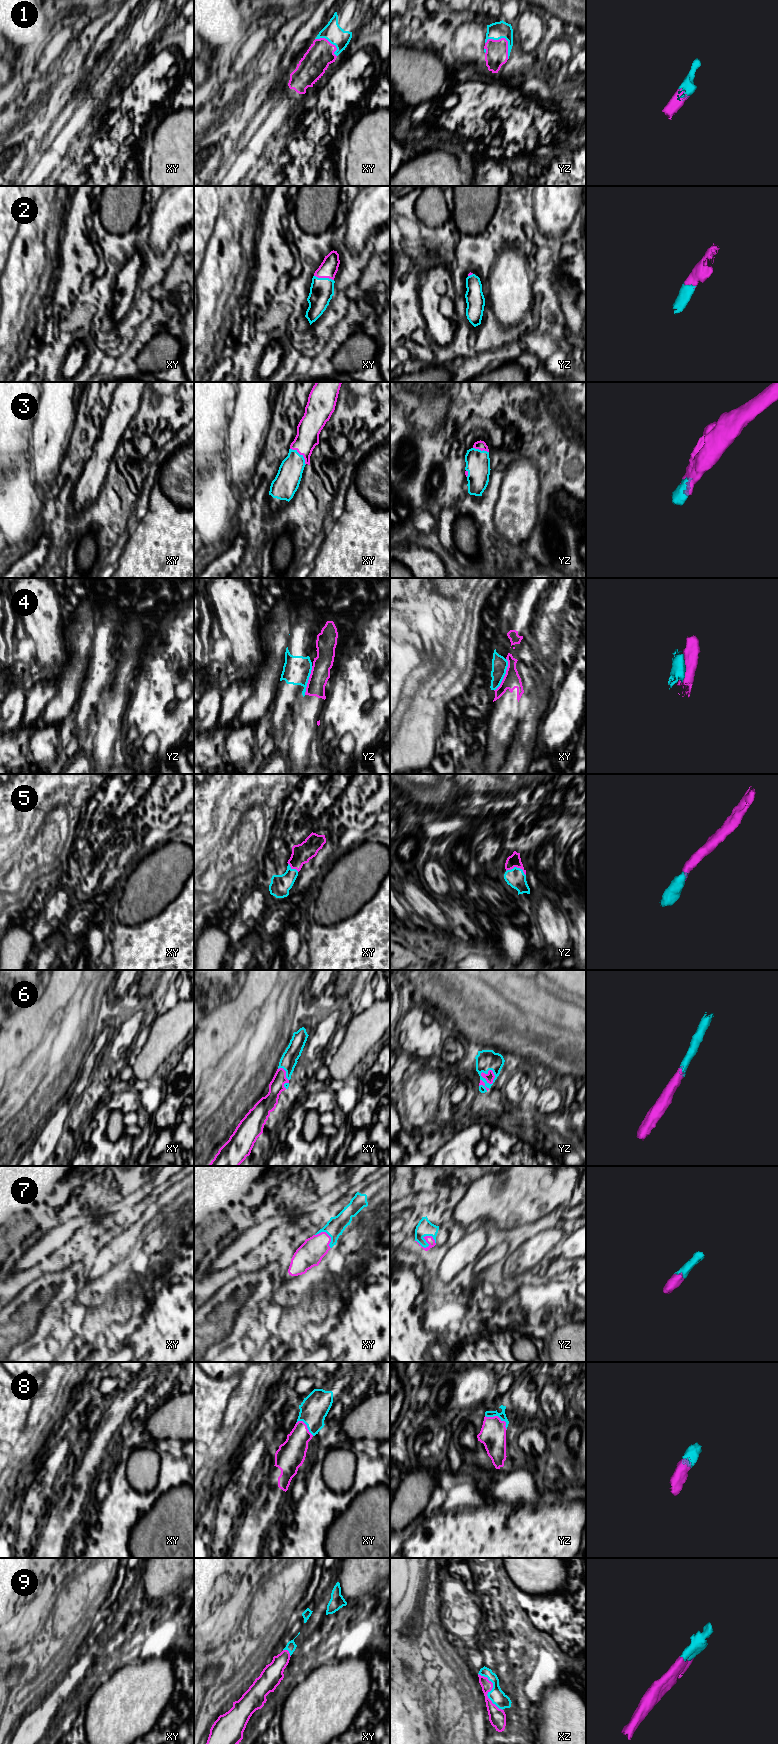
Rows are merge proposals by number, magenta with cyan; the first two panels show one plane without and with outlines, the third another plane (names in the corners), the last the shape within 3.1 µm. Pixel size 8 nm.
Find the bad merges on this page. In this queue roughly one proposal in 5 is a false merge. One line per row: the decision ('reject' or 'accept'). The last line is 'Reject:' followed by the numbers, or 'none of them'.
1: accept
2: accept
3: accept
4: reject
5: accept
6: accept
7: accept
8: accept
9: accept
Reject: 4

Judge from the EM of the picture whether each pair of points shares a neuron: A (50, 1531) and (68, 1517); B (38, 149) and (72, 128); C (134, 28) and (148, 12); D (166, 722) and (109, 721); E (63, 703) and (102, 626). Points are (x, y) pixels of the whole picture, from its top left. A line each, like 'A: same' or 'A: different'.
A: same
B: different
C: same
D: different
E: different

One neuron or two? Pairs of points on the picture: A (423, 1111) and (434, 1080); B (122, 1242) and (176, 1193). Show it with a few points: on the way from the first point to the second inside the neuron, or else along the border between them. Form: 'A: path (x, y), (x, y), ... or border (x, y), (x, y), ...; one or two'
A: path (423, 1103), (423, 1093), (427, 1088); one
B: path (135, 1230), (163, 1202); one

